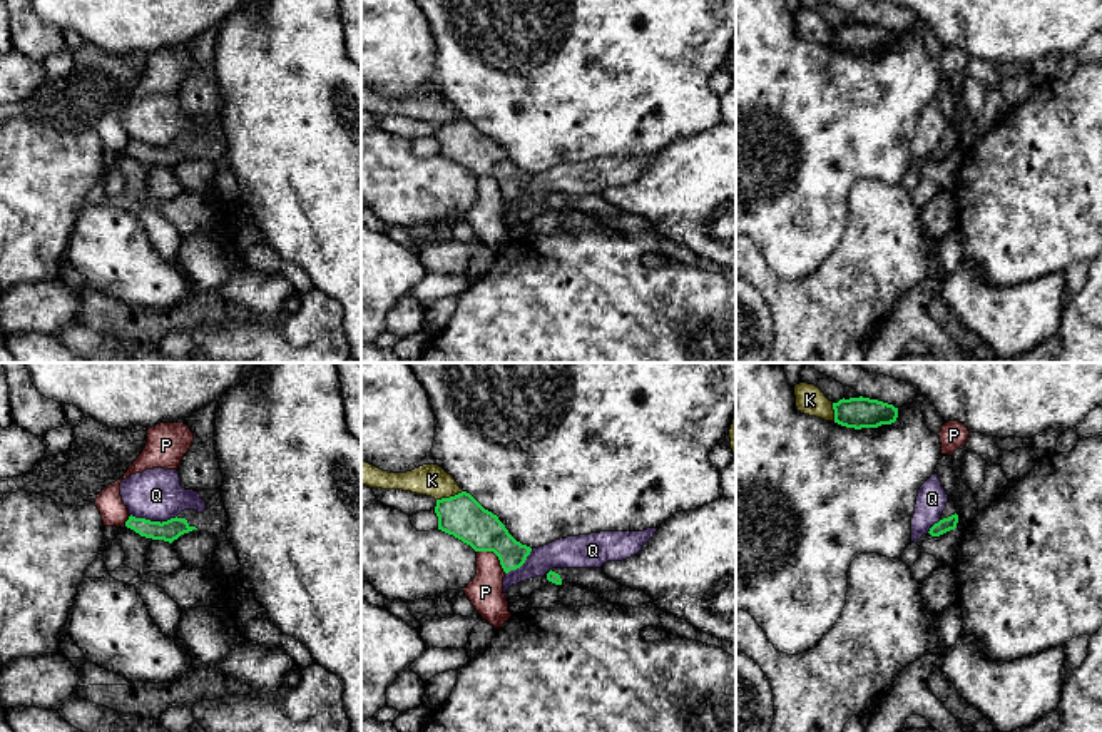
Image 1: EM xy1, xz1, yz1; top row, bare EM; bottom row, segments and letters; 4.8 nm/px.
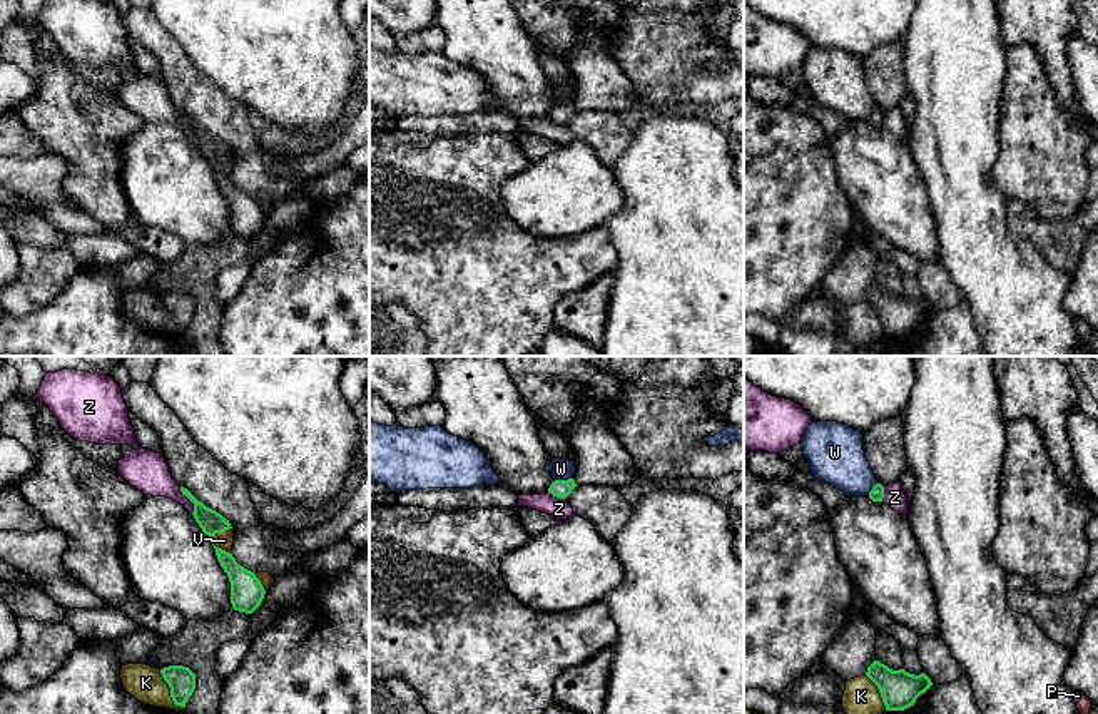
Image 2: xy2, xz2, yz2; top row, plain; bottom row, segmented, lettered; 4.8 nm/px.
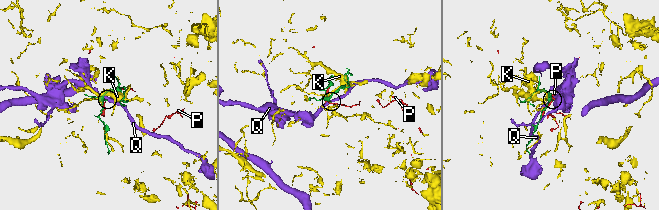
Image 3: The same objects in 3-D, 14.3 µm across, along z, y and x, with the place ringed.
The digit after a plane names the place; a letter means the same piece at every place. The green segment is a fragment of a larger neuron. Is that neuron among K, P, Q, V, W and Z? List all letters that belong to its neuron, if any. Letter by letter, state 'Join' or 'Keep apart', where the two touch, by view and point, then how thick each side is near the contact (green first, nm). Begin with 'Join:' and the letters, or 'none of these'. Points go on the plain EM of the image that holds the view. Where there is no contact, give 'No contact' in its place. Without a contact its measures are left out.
Join: none of these
K: Keep apart. Touches green at xy2 (171, 316). Thickness 130 nm (green) against 170 nm
P: Keep apart. Touches green at xz1 (495, 179). Thickness 200 nm (green) against 170 nm
Q: Keep apart. Touches green at xy1 (154, 147). Thickness 100 nm (green) against 240 nm
V: Keep apart. Touches green at xy2 (213, 168). Thickness 120 nm (green) against 90 nm
W: Keep apart. Touches green at xz2 (562, 106). Thickness 90 nm (green) against 100 nm
Z: Keep apart. Touches green at xy2 (189, 124). Thickness 120 nm (green) against 200 nm

